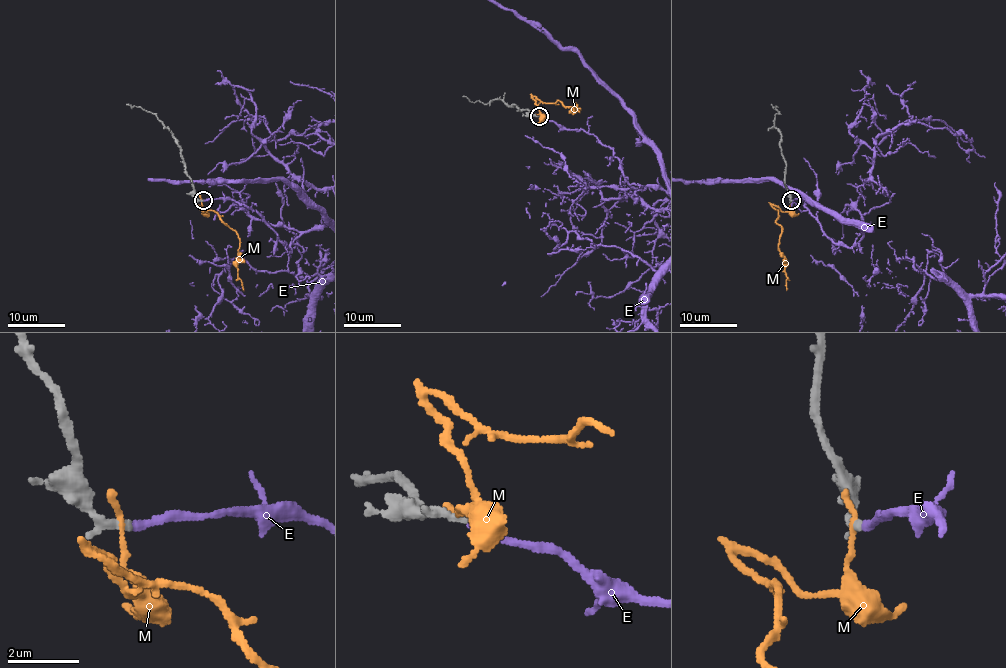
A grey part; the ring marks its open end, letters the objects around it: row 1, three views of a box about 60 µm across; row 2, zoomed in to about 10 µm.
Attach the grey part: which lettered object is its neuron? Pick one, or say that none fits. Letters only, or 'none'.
E

